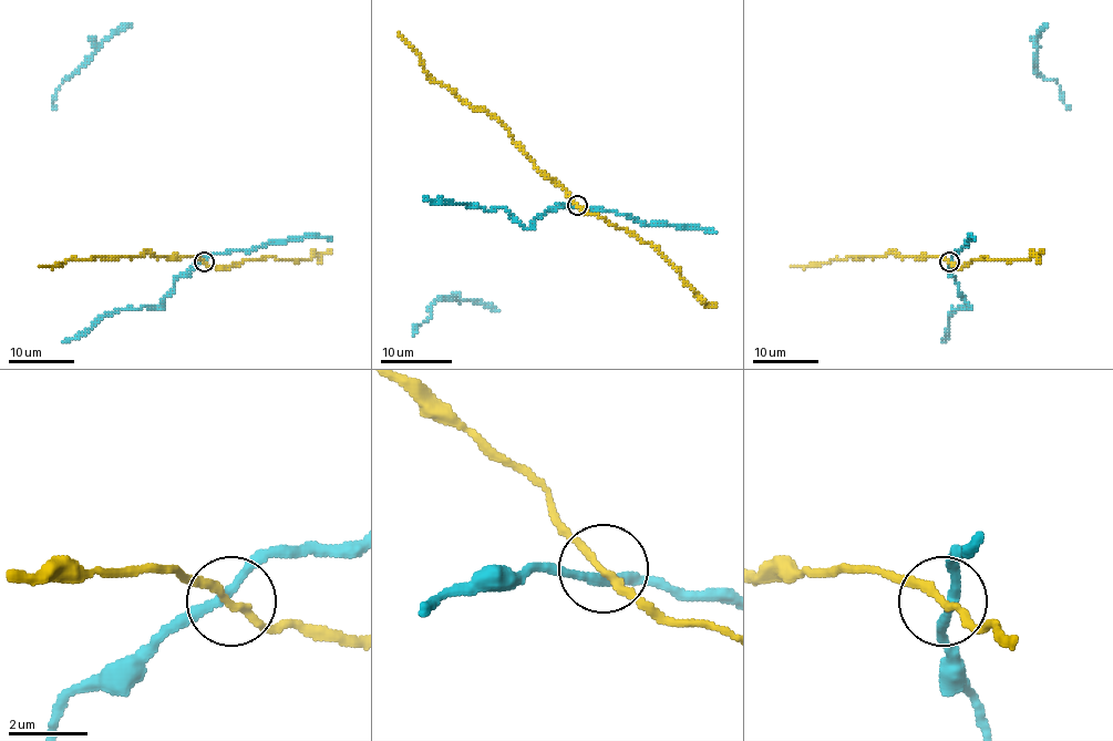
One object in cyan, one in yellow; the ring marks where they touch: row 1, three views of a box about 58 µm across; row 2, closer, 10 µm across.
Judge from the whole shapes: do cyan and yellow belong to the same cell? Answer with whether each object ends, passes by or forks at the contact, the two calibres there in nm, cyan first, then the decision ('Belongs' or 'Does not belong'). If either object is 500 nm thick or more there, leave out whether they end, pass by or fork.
At the ring cyan passes by. At the ring yellow passes by. Thickness 220 nm (cyan) against 190 nm. Belongs

